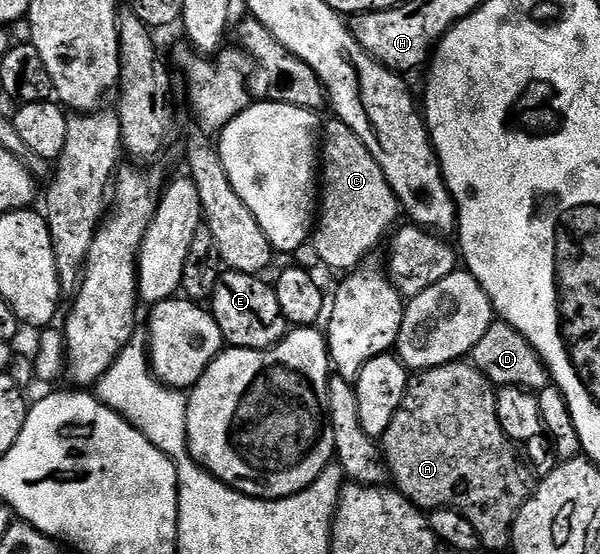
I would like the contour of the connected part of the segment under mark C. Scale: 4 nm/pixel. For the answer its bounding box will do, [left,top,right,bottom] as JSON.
[312,118,400,269]

